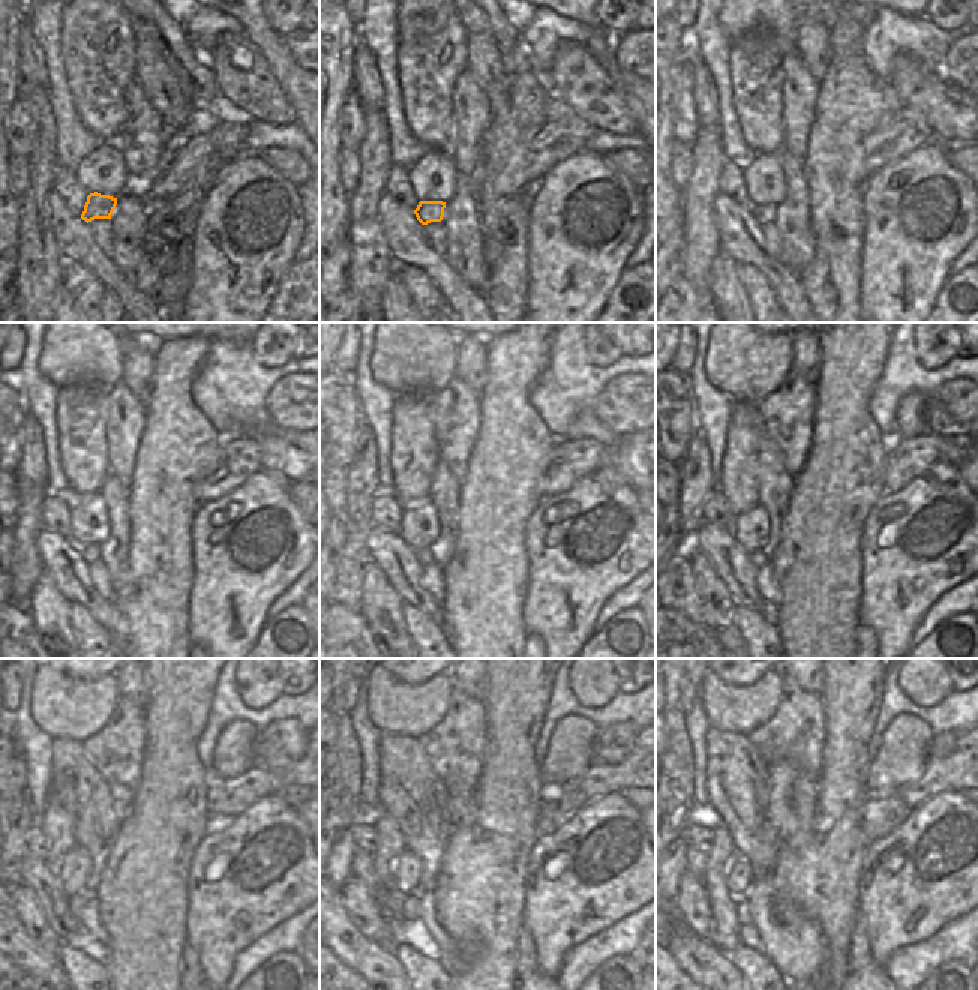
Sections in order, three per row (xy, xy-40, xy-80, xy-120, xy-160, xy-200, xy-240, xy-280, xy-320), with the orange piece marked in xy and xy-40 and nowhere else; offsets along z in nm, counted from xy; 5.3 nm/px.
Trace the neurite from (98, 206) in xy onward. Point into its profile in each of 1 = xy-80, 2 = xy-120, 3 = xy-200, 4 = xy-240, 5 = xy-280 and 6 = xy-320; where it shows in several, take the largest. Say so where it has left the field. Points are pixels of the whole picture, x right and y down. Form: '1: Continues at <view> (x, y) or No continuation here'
1: Continues at xy-80 (762, 213)
2: Continues at xy-120 (90, 554)
3: Continues at xy-200 (758, 557)
4: Continues at xy-240 (77, 900)
5: Continues at xy-280 (410, 903)
6: Continues at xy-320 (743, 908)

